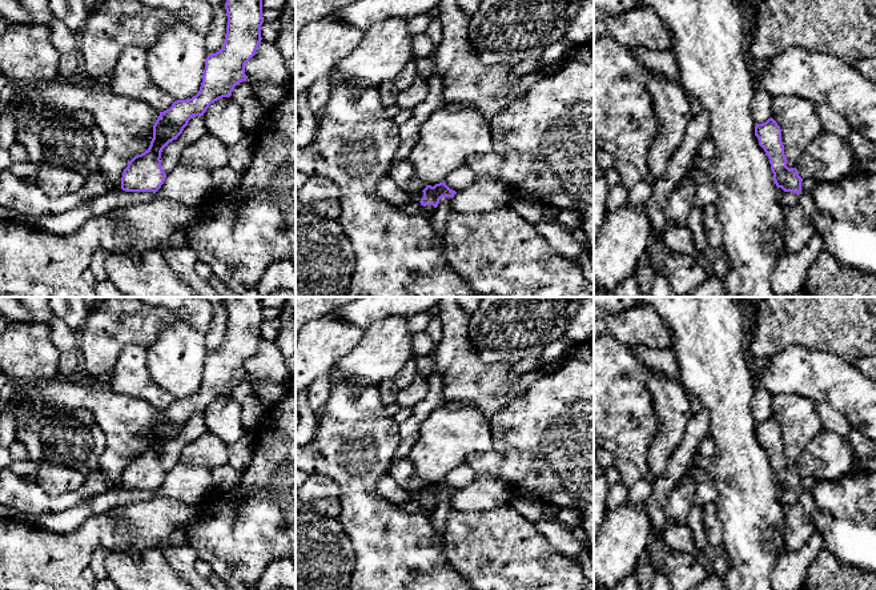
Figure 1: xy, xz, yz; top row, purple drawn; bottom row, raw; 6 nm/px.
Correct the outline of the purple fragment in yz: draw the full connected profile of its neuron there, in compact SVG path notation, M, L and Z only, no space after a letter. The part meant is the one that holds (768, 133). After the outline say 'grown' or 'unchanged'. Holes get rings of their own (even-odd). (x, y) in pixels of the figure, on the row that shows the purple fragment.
M771 117L763 124L756 124L755 136L769 158L776 186L781 188L784 192L796 193L797 205L803 209L807 220L812 221L815 209L812 193L801 190L803 178L799 176L797 169L789 169L787 166L787 157L781 143L781 129L777 123Z; grown

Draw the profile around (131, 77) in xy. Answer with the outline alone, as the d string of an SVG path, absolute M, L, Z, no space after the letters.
M130 47L118 56L107 85L113 93L146 103L158 112L172 107L174 99L152 80L146 65L146 51Z

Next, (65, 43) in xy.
M60 19L48 23L51 41L59 56L59 73L61 80L68 80L81 67L79 36Z

